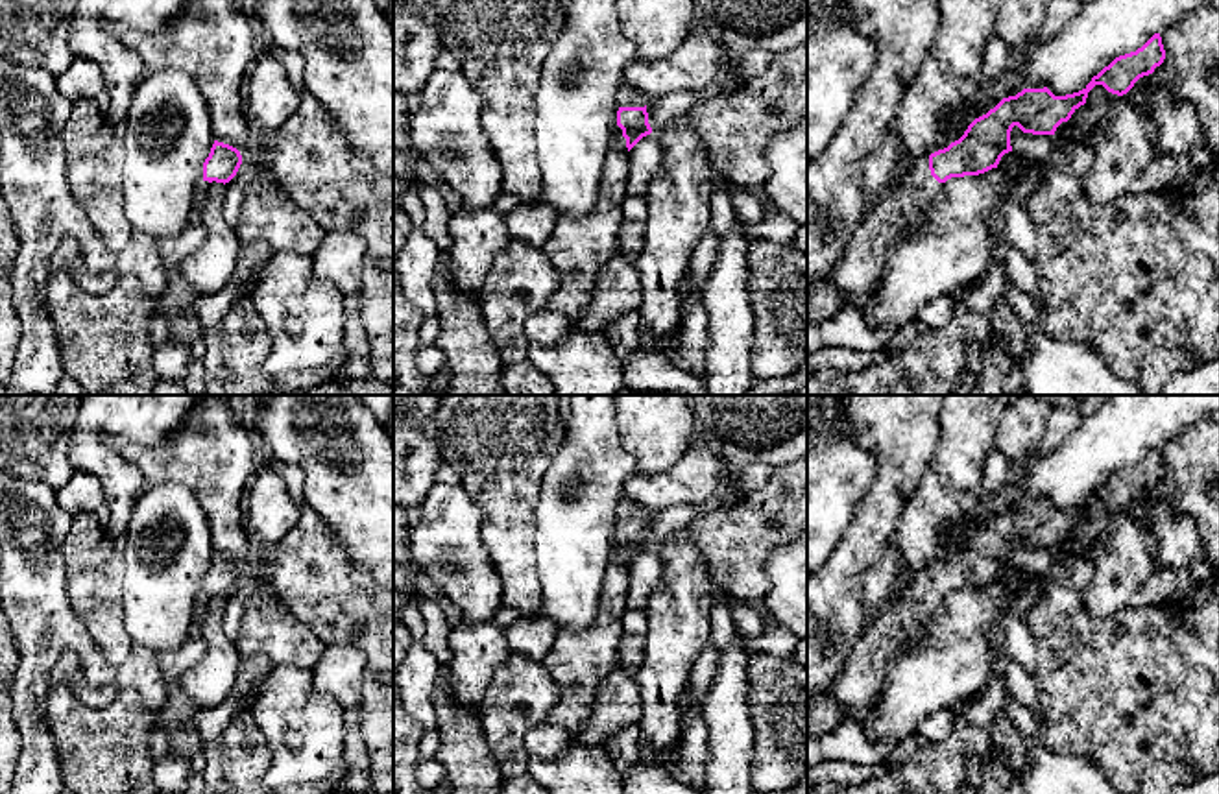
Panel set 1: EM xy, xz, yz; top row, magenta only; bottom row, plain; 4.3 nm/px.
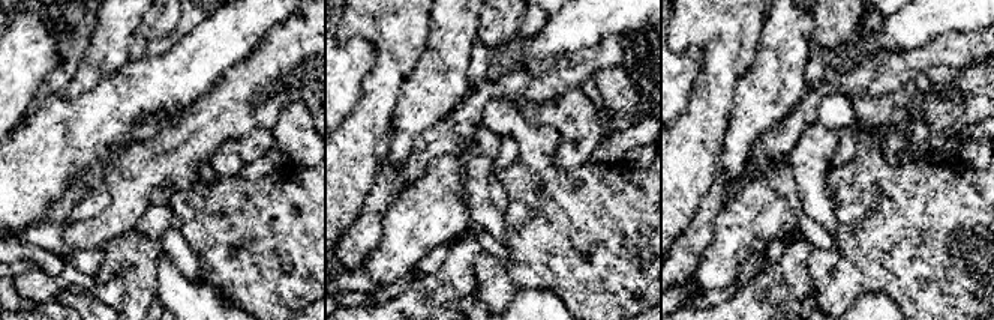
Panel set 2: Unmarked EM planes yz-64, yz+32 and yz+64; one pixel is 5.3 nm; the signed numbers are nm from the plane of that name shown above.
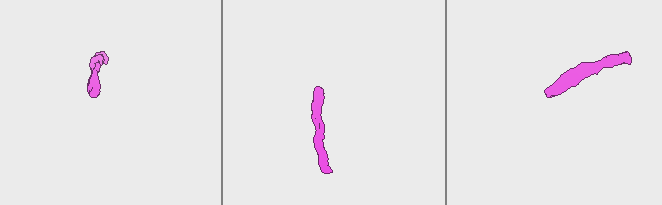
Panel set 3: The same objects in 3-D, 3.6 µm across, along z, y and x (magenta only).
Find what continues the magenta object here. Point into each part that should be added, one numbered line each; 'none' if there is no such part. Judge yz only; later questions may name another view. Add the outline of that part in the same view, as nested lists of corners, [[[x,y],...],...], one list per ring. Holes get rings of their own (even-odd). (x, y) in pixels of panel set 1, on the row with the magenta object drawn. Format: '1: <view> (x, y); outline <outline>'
1: yz (900, 211); outline [[[920,166],[857,227],[842,260],[827,277],[831,284],[848,294],[861,295],[875,290],[888,247],[905,233],[916,231],[929,212],[940,185],[929,166]]]

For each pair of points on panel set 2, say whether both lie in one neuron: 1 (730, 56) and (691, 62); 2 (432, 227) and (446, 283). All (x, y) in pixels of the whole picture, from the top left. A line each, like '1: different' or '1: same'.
1: different
2: different

